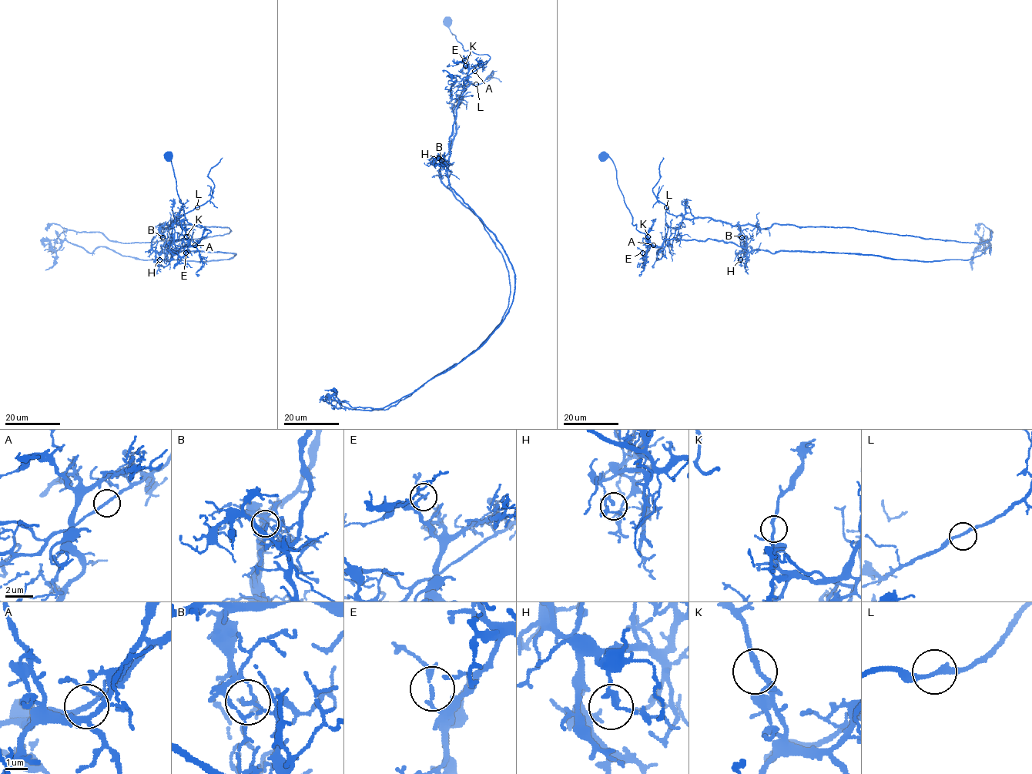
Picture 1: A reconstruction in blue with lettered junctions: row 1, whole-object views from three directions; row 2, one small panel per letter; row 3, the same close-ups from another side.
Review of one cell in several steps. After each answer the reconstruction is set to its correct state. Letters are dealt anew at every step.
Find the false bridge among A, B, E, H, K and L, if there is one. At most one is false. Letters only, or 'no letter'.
B

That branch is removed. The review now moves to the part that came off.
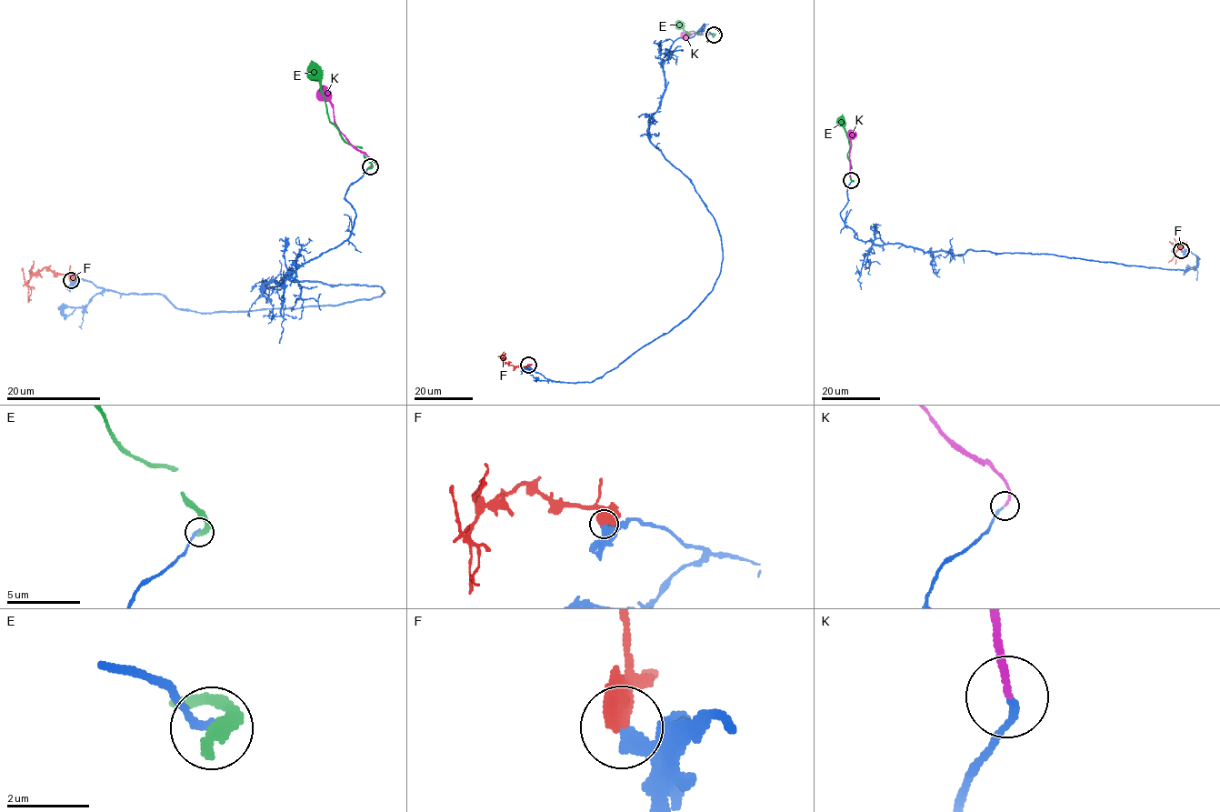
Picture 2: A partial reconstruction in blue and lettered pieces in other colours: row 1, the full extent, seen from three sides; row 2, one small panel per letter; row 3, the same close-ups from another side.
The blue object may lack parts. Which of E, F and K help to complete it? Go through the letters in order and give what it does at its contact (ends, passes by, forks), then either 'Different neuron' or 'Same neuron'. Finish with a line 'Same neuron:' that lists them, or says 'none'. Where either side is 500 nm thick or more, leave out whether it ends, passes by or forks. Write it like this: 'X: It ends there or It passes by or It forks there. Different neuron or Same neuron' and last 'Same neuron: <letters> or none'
E: It ends there. Different neuron
F: It passes by. Different neuron
K: It ends there. Same neuron
Same neuron: K

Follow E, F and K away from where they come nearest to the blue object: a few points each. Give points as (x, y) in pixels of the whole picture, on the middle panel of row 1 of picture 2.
E: (713, 35), (697, 35), (694, 31), (688, 33), (677, 25)
F: (529, 365), (509, 365), (502, 360), (504, 352)
K: (714, 35), (684, 33)

